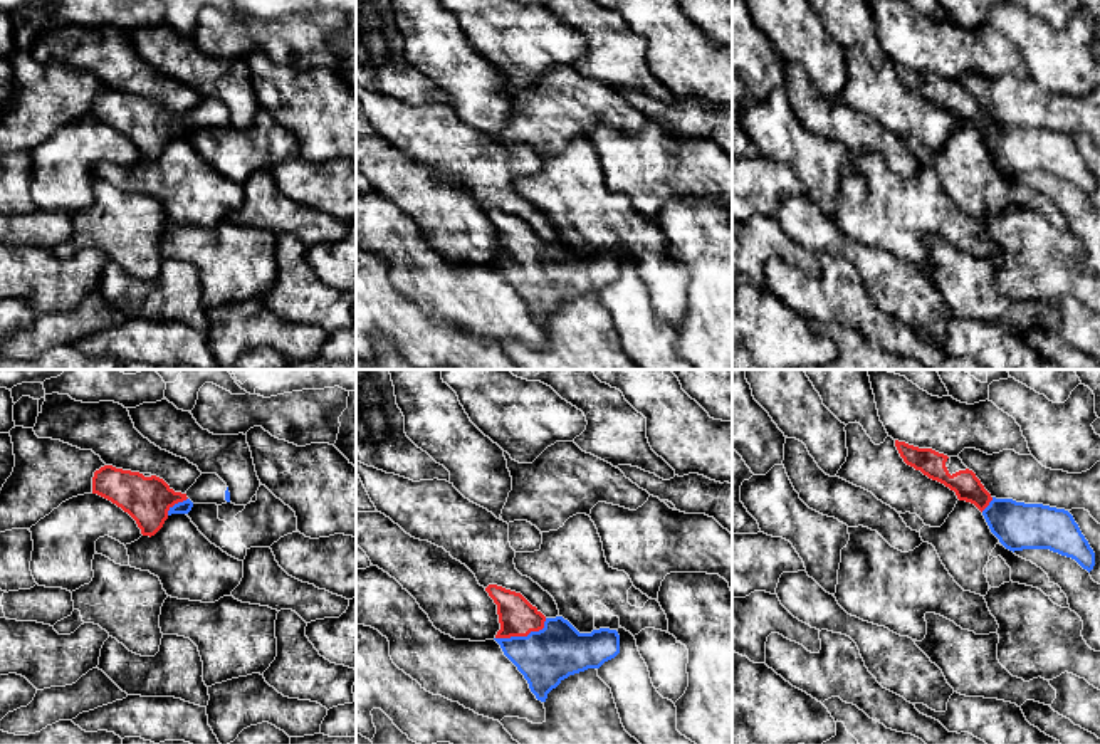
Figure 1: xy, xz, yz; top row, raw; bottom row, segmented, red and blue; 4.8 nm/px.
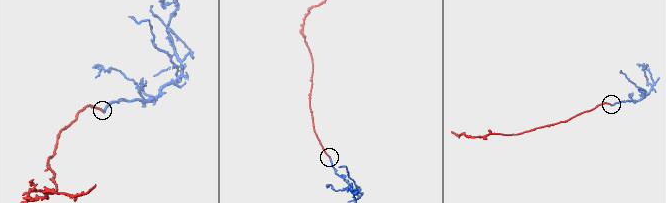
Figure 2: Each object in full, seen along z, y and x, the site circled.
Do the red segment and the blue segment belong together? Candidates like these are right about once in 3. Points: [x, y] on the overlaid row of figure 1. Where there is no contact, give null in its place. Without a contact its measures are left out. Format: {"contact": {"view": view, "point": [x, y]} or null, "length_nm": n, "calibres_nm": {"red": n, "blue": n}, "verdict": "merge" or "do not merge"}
{"contact": {"view": "xz", "point": [523, 635]}, "length_nm": 260, "calibres_nm": {"red": 180, "blue": 260}, "verdict": "merge"}

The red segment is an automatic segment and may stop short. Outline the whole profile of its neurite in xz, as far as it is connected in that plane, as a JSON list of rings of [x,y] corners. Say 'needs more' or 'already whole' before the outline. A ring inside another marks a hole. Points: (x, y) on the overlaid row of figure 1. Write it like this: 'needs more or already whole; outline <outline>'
needs more; outline [[[497,584],[485,591],[497,605],[500,623],[494,640],[541,702],[569,675],[600,668],[620,653],[616,630],[579,633],[563,616],[546,618],[521,593]]]

